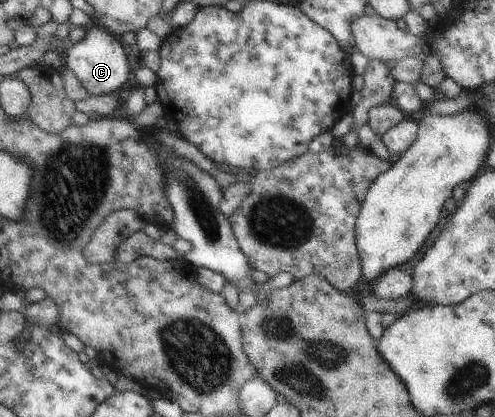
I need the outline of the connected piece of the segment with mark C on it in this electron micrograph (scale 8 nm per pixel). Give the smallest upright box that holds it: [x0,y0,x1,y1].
[63,21,132,95]

